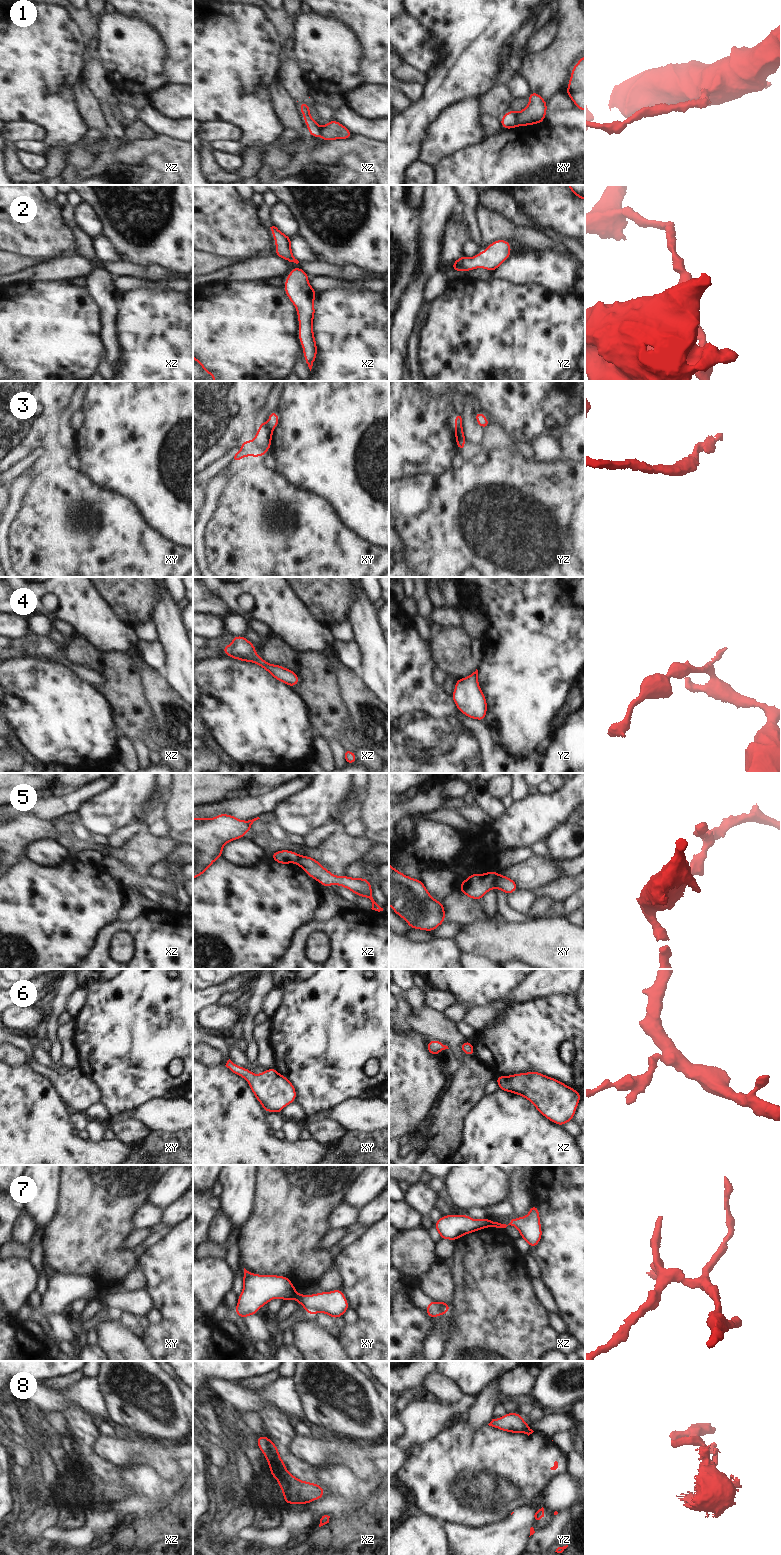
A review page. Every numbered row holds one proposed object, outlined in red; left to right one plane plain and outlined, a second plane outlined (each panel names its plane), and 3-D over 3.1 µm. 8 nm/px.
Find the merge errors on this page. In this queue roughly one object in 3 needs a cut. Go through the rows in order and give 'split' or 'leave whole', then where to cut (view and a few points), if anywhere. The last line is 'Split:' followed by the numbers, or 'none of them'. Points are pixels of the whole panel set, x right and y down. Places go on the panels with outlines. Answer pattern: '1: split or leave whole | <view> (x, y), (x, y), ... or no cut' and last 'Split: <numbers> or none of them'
1: split | xy (515, 113), (515, 122), (518, 125)
2: leave whole | no cut
3: split | yz (461, 424), (455, 427)
4: leave whole | no cut
5: split | xy (497, 874), (494, 880), (494, 887)
6: leave whole | no cut
7: split | xy (296, 1293), (290, 1298)
8: split | yz (529, 1428), (521, 1432)
Split: 1, 3, 5, 7, 8

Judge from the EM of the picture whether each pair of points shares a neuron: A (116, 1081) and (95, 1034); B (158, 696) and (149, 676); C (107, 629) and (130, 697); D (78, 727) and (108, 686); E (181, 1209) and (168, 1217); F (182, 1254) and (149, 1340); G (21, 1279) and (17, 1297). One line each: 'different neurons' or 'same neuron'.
A: same neuron
B: same neuron
C: different neurons
D: different neurons
E: same neuron
F: same neuron
G: same neuron

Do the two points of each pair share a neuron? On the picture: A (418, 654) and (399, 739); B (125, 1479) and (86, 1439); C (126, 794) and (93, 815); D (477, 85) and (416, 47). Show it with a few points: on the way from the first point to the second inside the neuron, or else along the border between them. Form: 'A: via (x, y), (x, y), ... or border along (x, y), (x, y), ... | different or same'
A: via (405, 675), (400, 680), (400, 718) | same
B: via (112, 1473), (105, 1470), (88, 1452) | same
C: via (118, 802), (110, 810), (101, 814) | same
D: border along (433, 38), (440, 60), (427, 74) | different

